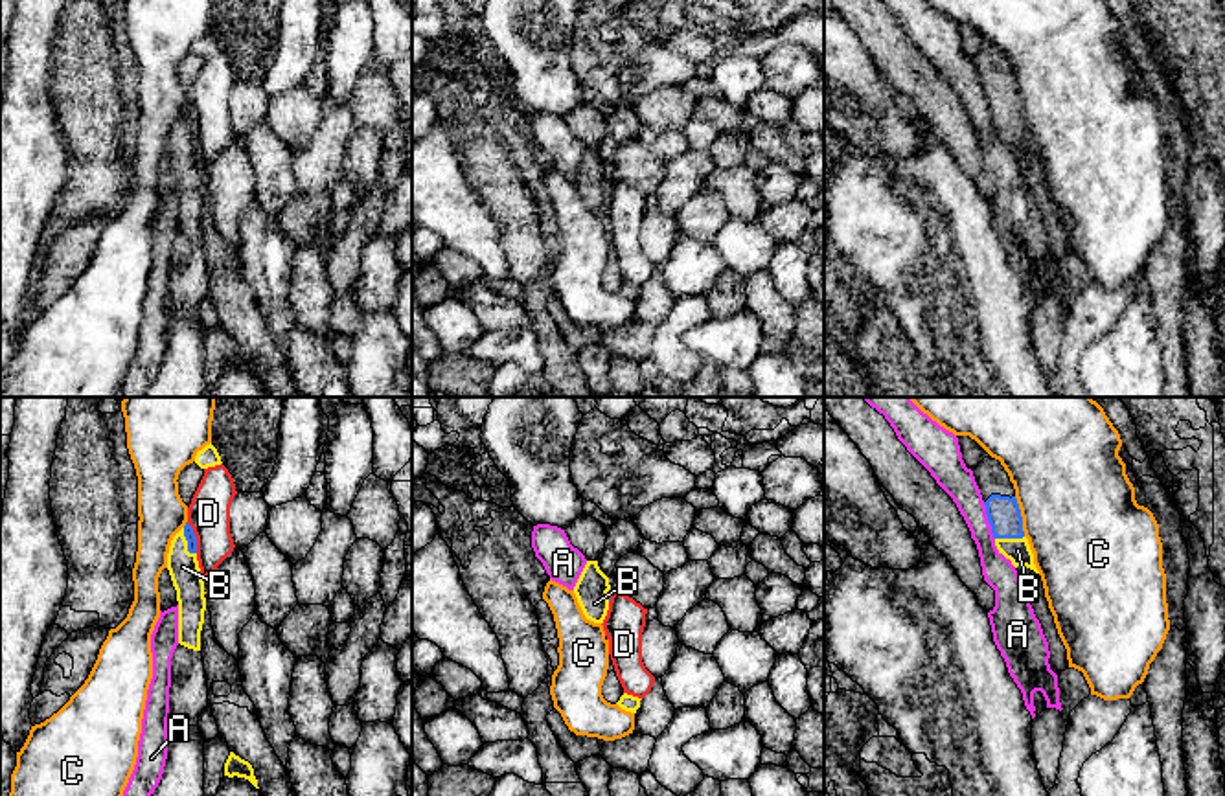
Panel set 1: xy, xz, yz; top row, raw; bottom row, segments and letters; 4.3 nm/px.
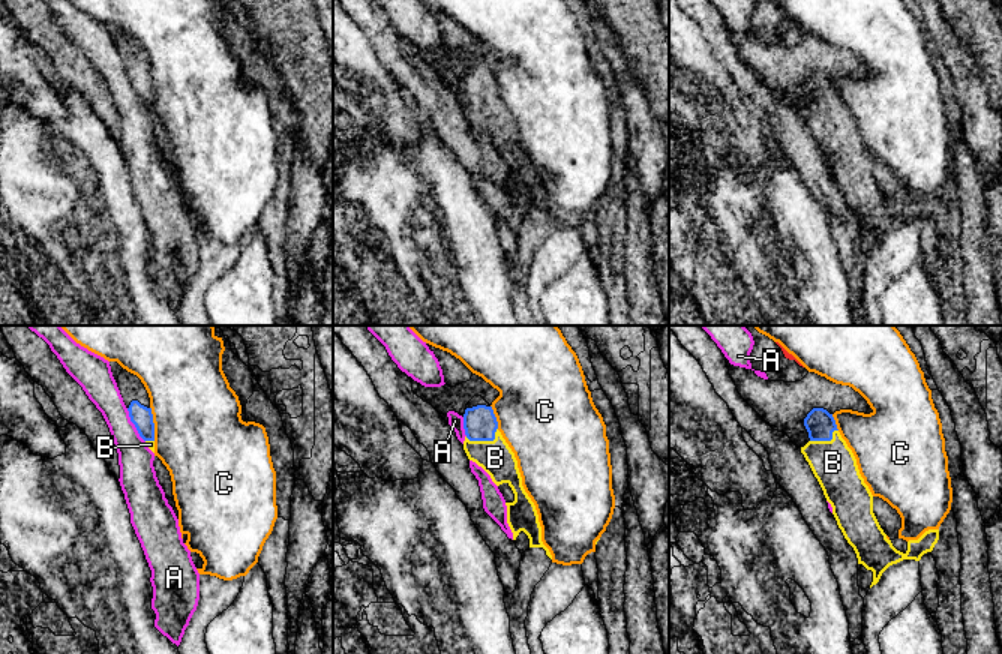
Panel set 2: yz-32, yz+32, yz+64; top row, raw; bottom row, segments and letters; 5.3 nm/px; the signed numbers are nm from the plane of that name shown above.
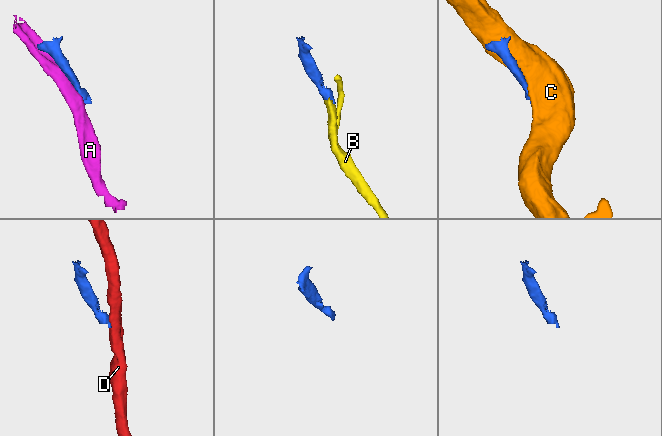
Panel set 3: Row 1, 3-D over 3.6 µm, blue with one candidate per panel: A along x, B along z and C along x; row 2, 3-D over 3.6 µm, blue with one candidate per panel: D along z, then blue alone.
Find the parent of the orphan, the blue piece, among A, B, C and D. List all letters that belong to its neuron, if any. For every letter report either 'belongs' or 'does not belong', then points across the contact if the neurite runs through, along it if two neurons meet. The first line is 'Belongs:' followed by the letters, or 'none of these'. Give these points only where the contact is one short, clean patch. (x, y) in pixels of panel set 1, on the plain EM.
Belongs: B
A: does not belong
B: belongs | across xy (188, 120), (188, 131), (183, 155)
C: does not belong
D: does not belong | along xy (186, 111), (195, 125), (197, 140)

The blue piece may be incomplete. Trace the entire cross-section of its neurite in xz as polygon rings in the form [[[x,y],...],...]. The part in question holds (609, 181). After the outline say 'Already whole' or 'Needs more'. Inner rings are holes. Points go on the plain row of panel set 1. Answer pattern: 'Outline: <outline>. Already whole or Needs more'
Outline: [[[587,149],[574,182],[587,208],[603,211],[612,184],[609,165],[600,158],[598,149]]]. Needs more

